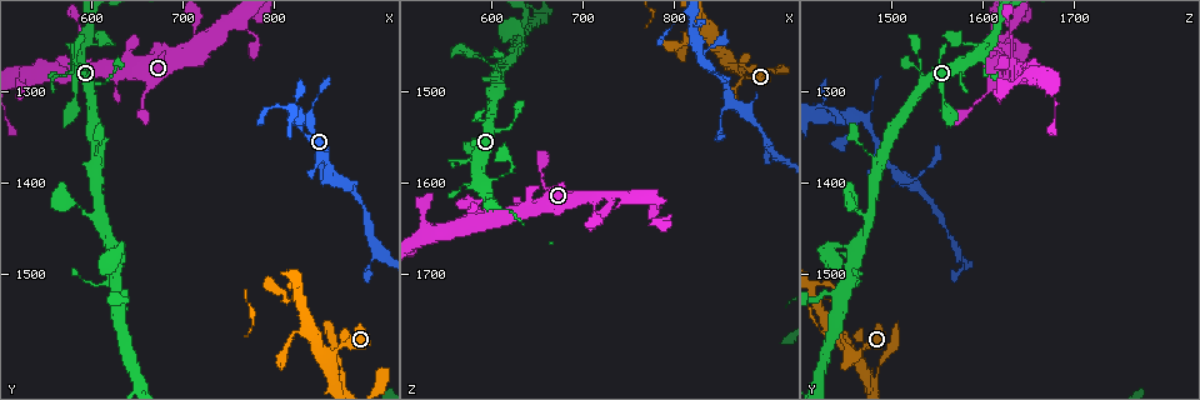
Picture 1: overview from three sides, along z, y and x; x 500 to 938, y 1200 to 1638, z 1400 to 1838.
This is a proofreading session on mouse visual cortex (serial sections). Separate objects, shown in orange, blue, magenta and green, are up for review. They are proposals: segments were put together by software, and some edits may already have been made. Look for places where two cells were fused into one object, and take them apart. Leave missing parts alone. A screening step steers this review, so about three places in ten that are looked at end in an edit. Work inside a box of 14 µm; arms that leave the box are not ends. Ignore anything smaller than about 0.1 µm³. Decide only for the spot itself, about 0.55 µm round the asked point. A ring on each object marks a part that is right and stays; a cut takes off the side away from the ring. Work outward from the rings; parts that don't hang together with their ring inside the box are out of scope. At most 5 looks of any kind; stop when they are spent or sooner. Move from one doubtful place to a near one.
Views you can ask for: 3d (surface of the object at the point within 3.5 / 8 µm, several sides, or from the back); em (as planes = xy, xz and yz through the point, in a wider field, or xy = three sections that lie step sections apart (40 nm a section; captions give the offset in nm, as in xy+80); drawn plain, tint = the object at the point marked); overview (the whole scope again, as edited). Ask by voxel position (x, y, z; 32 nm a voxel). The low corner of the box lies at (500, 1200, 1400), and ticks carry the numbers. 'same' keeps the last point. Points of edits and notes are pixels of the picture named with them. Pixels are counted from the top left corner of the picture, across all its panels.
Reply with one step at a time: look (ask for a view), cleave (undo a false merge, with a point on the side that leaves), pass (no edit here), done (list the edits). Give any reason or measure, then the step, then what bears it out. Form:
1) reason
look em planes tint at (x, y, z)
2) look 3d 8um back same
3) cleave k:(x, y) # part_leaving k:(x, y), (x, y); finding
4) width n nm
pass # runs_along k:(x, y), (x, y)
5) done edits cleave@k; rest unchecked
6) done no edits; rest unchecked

narrows sharply
look 3d 3.5um at (635, 1470, 1440)

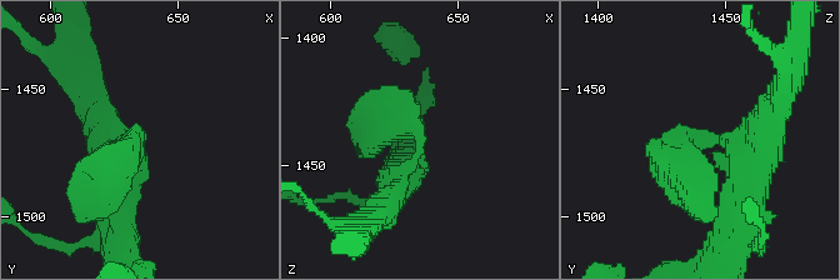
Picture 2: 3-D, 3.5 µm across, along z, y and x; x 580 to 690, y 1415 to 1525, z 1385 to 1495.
arm_widths 350, 500 nm; now the EM
look em xy step 3 plain at (635, 1469, 1442)

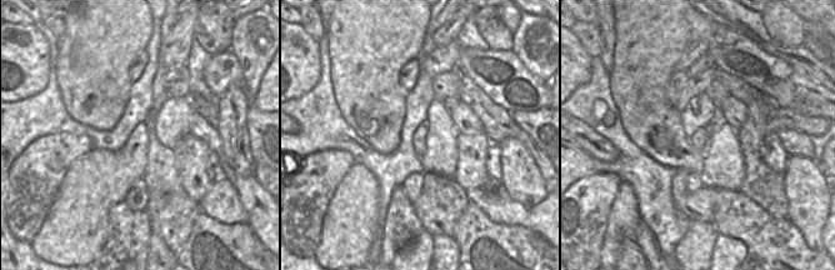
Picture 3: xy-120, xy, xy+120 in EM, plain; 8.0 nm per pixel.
look em xy step 3 tint same

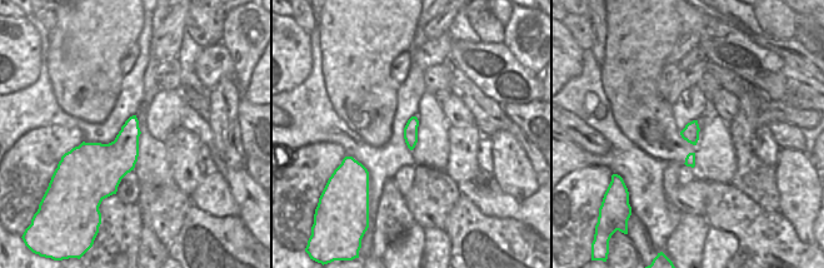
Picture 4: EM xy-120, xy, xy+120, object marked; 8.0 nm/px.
pass # one cell here

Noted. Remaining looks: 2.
sharp bend
look em xy step 3 tint at (830, 1335, 1460)

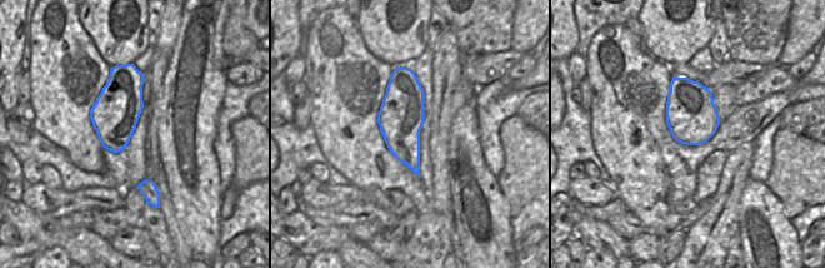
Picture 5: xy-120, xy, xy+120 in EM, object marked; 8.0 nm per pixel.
look 3d 3.5um same

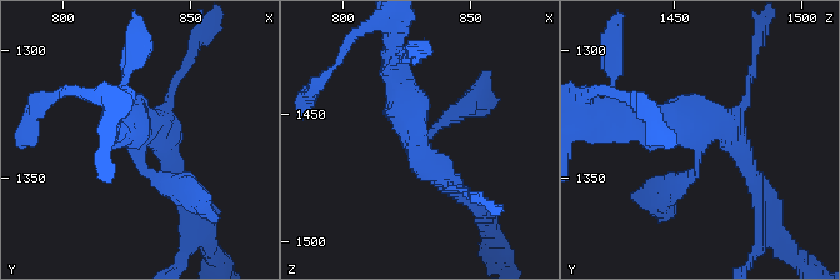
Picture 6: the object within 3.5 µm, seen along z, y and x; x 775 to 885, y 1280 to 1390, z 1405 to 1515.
width 360 nm
pass # runs_along 6:(468, 106), (414, 138), (449, 183); one cell here

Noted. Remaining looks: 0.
done no edits; rest unchecked

